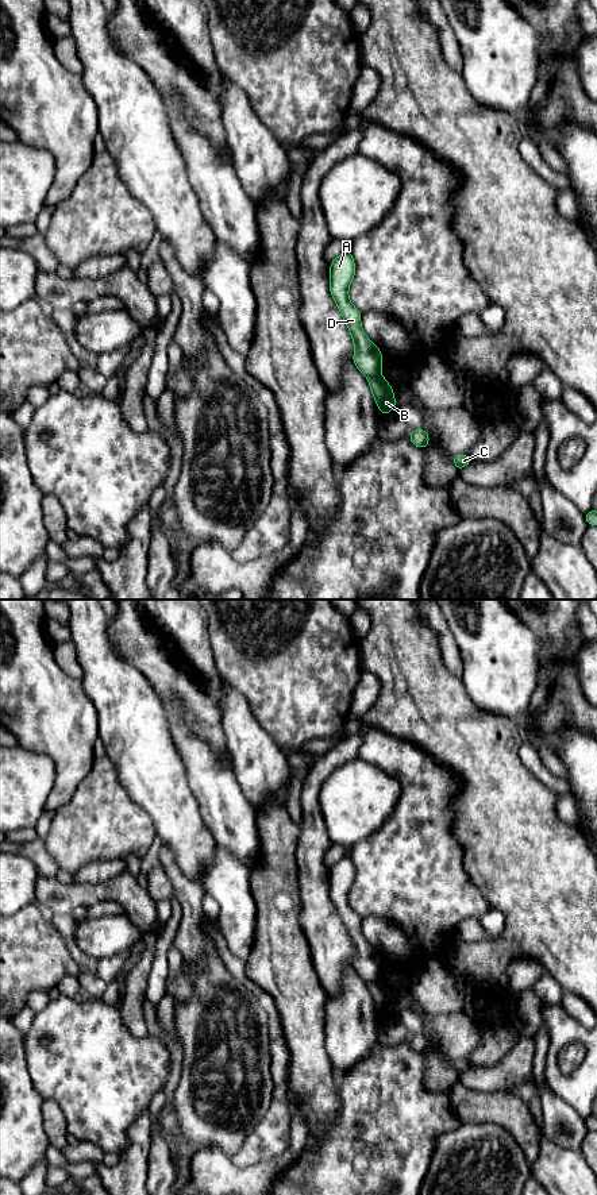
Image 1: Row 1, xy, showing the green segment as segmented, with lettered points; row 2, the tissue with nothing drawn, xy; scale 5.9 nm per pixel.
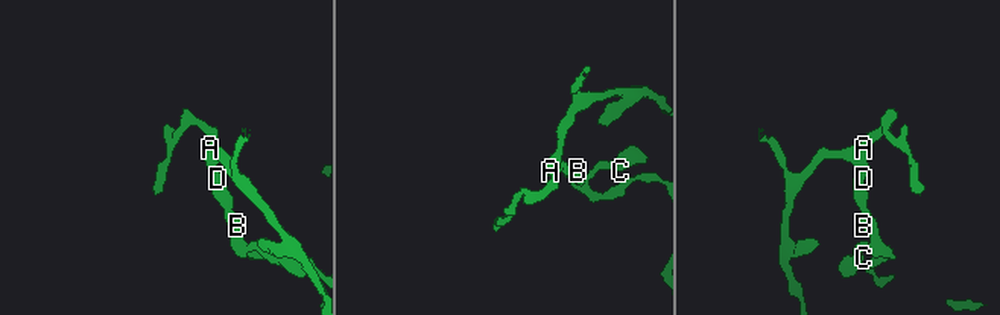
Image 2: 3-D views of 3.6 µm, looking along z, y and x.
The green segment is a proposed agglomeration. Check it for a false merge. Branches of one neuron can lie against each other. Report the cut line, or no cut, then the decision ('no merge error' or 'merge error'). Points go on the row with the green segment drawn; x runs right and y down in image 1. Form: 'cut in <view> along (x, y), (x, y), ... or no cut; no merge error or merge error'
cut in xy along (380, 373), (368, 377); merge error

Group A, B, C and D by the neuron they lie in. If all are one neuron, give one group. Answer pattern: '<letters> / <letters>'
A D / B C

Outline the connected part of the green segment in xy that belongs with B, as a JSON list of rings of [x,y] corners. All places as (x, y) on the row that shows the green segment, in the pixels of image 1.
[[[381,374],[367,377],[367,382],[382,416],[396,408],[394,392]]]

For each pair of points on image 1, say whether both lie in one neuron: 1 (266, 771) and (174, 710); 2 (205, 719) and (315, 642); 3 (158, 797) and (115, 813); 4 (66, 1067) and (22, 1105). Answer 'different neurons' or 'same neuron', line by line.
1: same neuron
2: different neurons
3: different neurons
4: different neurons

